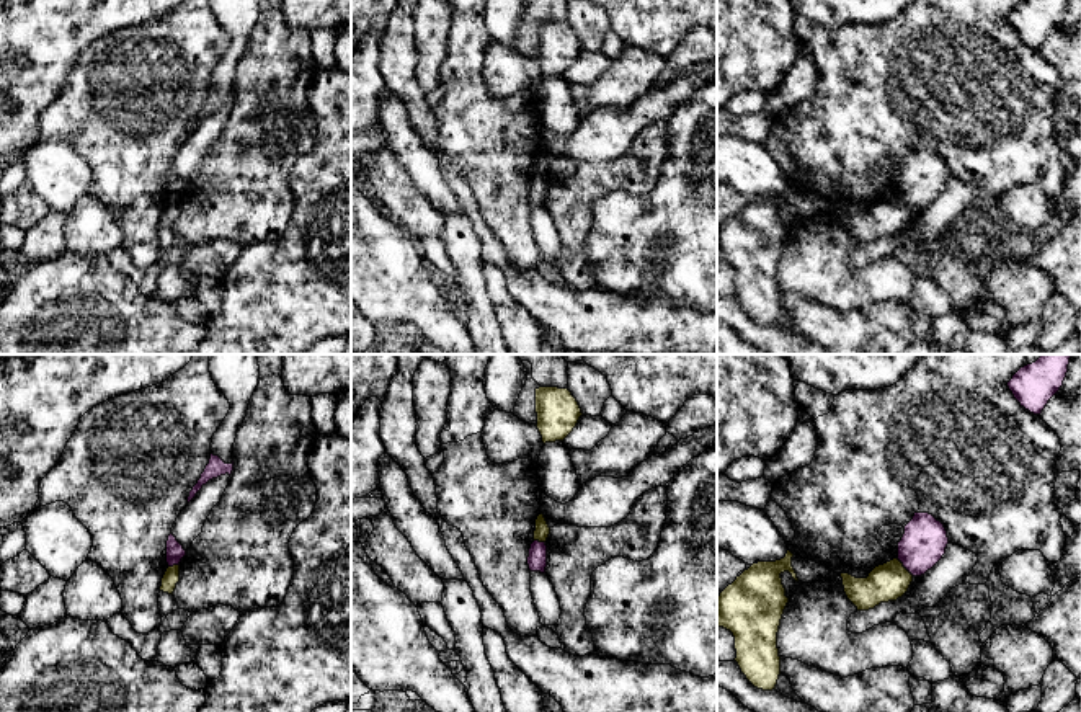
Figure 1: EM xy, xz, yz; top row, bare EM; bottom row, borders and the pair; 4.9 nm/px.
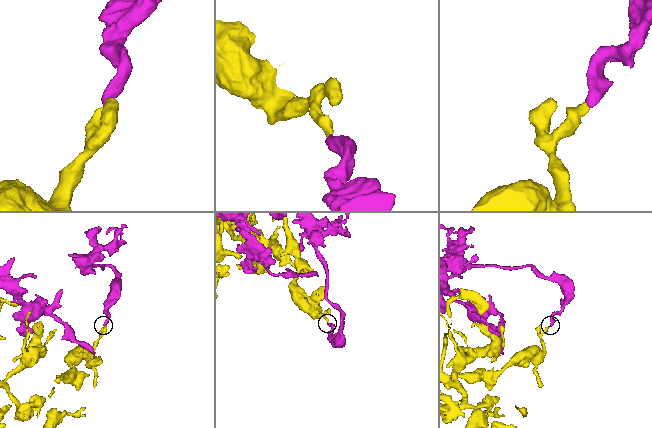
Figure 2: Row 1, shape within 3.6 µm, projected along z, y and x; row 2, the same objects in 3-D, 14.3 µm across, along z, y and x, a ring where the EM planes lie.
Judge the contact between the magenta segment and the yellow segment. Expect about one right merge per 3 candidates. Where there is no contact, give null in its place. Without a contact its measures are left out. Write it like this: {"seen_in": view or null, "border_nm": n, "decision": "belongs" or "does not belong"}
{"seen_in": "yz", "border_nm": 120, "decision": "does not belong"}

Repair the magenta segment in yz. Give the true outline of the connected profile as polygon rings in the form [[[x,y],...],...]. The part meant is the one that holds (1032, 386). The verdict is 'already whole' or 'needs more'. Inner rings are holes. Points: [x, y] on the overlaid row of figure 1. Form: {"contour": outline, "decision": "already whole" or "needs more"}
{"contour": [[[1040,354],[1040,358],[1021,367],[1008,382],[1014,398],[1034,415],[1040,415],[1048,400],[1058,394],[1068,372],[1070,358],[1073,354]]], "decision": "already whole"}

